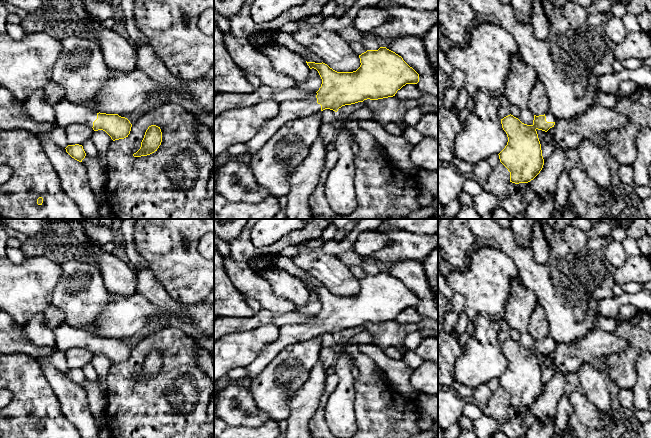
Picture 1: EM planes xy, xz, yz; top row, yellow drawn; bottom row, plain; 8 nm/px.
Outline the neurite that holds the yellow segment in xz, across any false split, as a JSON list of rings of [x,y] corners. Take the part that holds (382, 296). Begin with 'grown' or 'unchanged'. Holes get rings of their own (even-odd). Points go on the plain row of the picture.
grown; [[[380,271],[378,274],[367,274],[359,279],[359,282],[361,289],[353,296],[337,296],[323,286],[306,285],[309,292],[316,293],[322,303],[316,321],[312,324],[282,325],[277,340],[265,346],[256,359],[244,367],[247,377],[252,378],[260,374],[273,358],[290,344],[301,343],[325,333],[337,336],[342,330],[363,326],[367,323],[378,324],[393,321],[406,308],[417,308],[419,306],[419,298],[401,280],[386,271]]]

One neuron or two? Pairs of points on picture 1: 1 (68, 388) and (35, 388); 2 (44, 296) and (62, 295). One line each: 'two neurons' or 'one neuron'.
1: two neurons
2: two neurons

